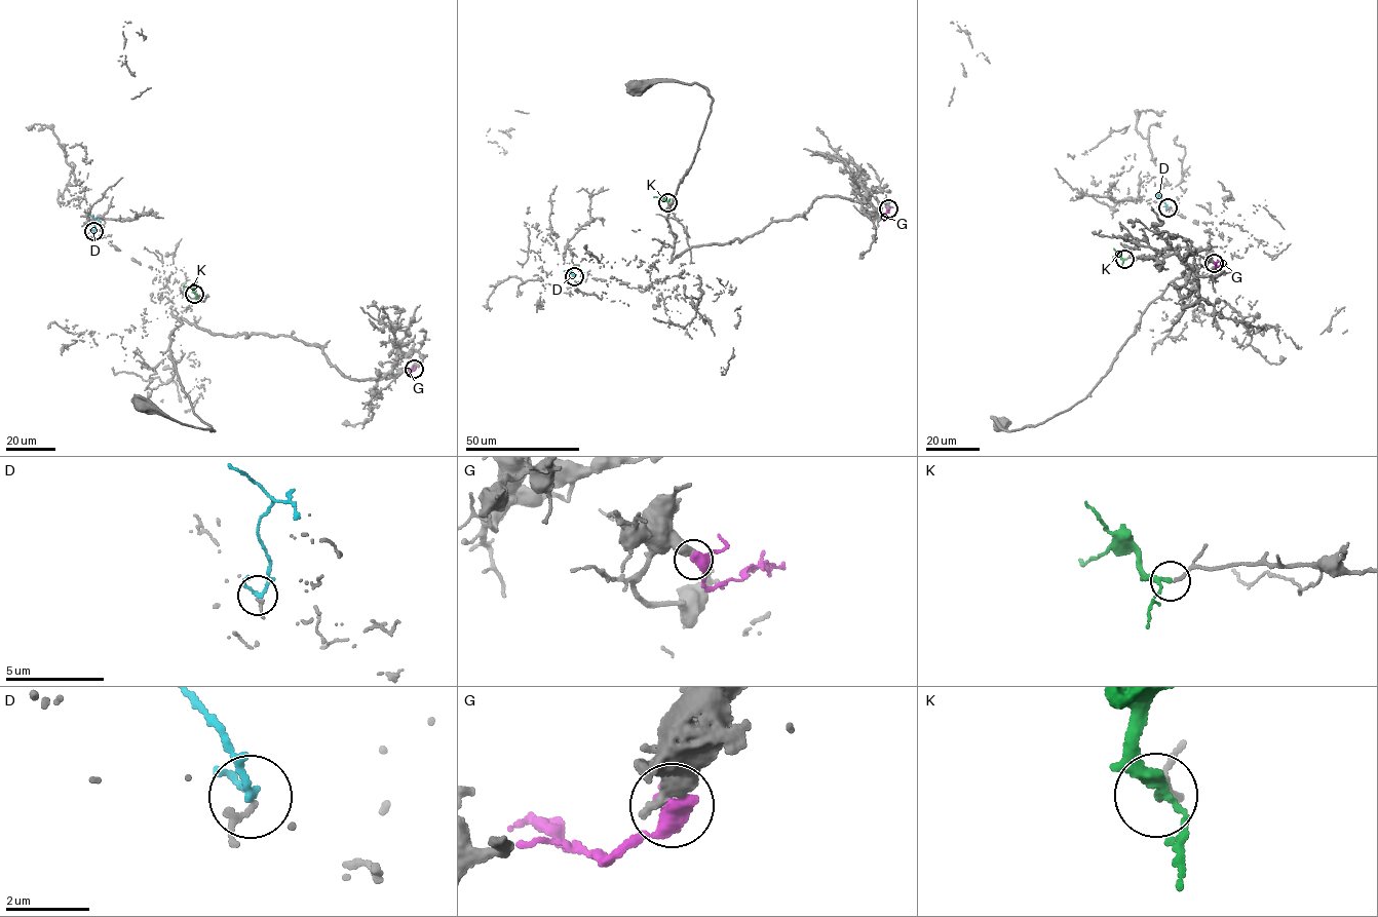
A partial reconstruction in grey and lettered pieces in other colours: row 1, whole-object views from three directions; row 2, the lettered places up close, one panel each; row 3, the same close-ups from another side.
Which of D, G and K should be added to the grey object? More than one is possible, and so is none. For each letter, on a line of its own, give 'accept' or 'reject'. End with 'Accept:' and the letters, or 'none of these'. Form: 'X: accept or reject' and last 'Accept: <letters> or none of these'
D: reject
G: reject
K: accept
Accept: K

